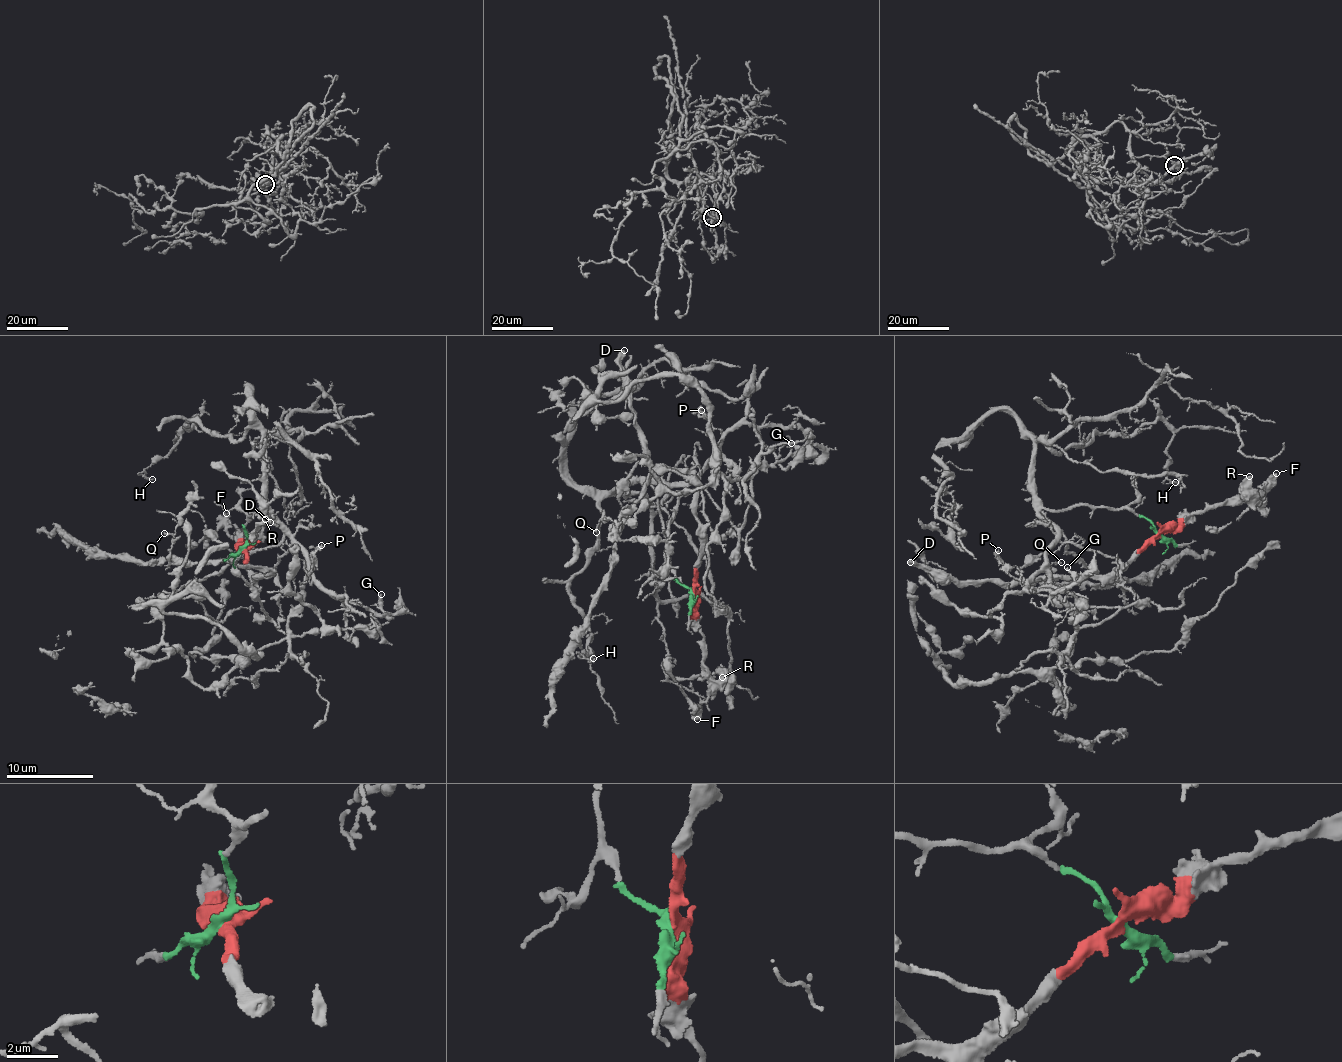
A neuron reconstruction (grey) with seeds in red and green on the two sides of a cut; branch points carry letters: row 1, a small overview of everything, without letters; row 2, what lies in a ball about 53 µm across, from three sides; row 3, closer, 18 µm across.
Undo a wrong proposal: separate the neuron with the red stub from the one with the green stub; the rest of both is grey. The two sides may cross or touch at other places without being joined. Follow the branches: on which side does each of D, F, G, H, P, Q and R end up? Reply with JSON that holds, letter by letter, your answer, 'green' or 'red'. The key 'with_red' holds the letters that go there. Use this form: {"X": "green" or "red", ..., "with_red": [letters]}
{"D": "red", "F": "red", "G": "green", "H": "green", "P": "green", "Q": "red", "R": "red", "with_red": ["D", "F", "Q", "R"]}

